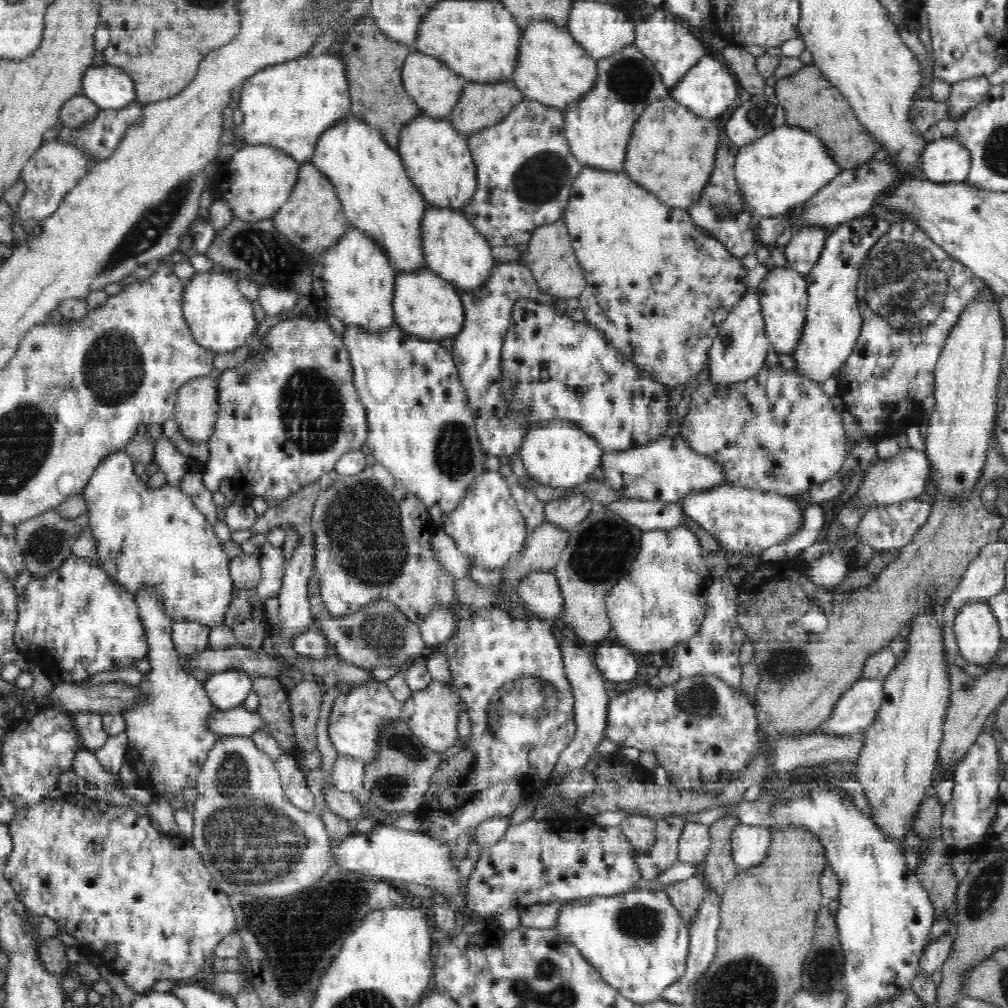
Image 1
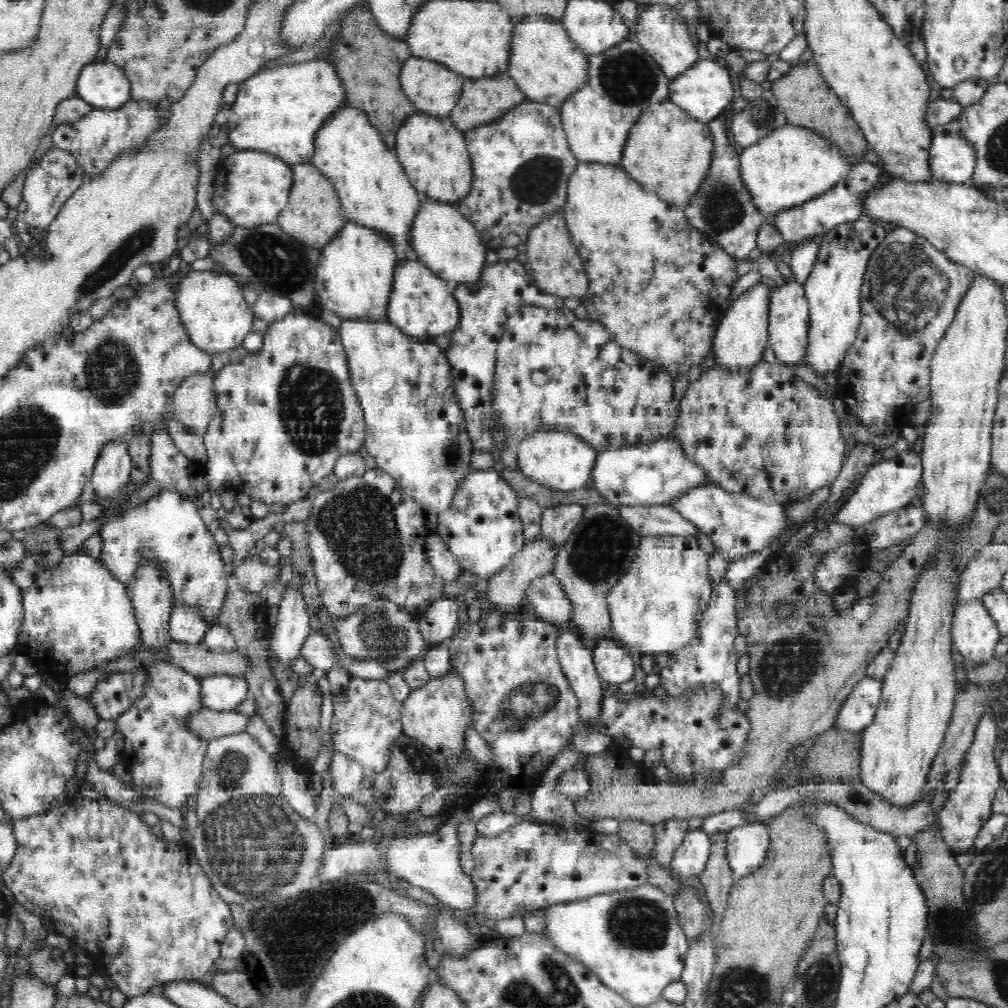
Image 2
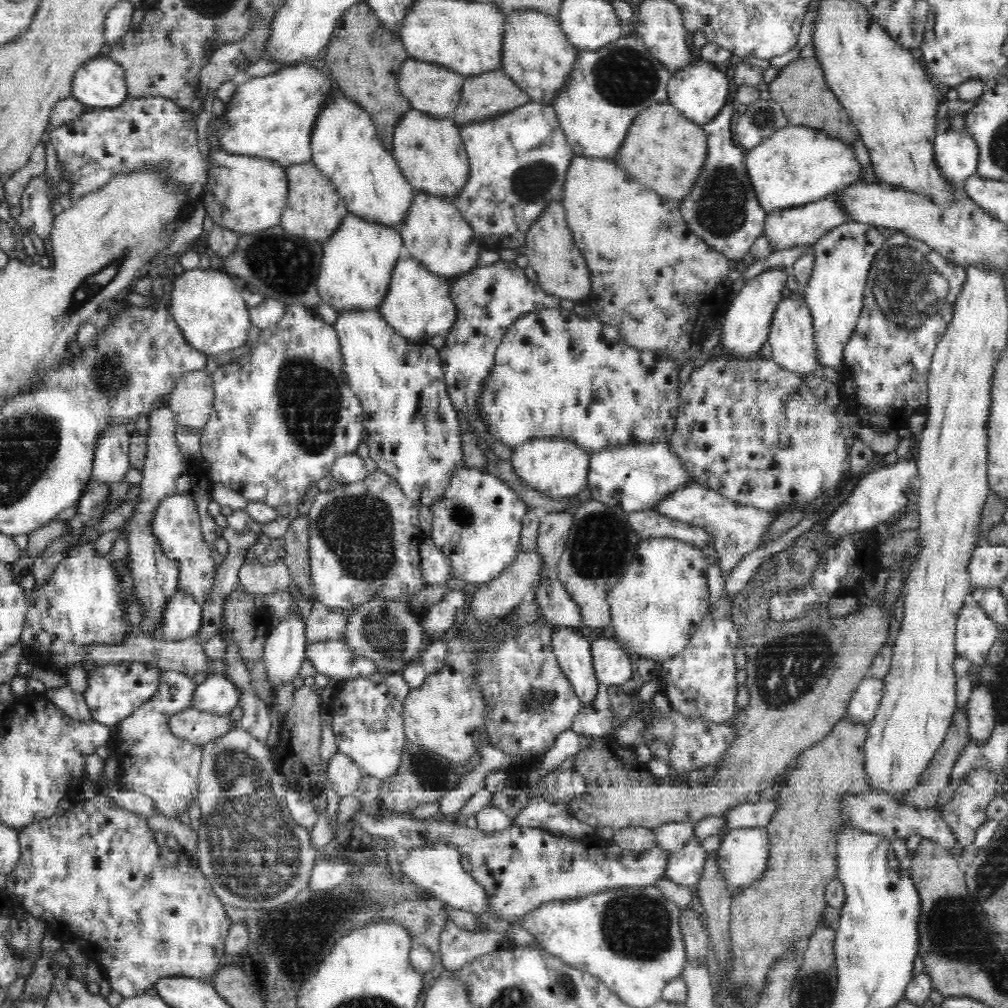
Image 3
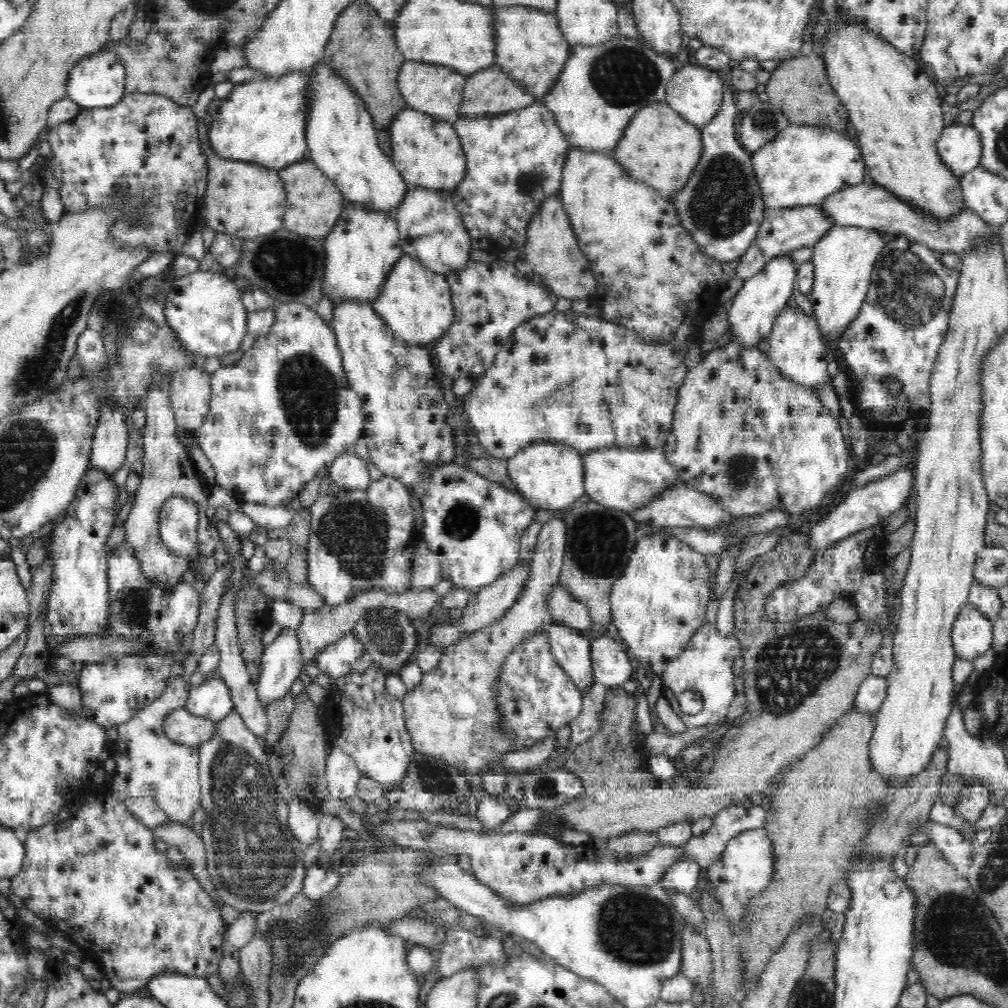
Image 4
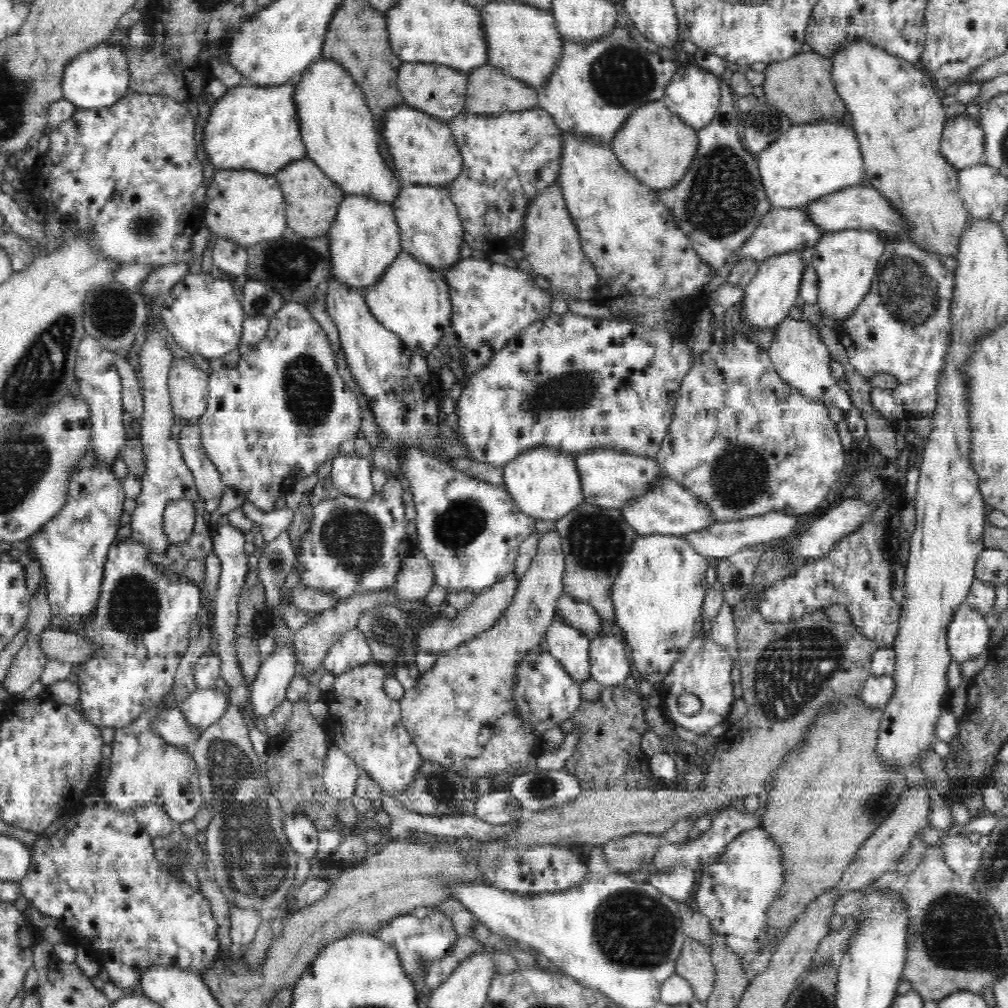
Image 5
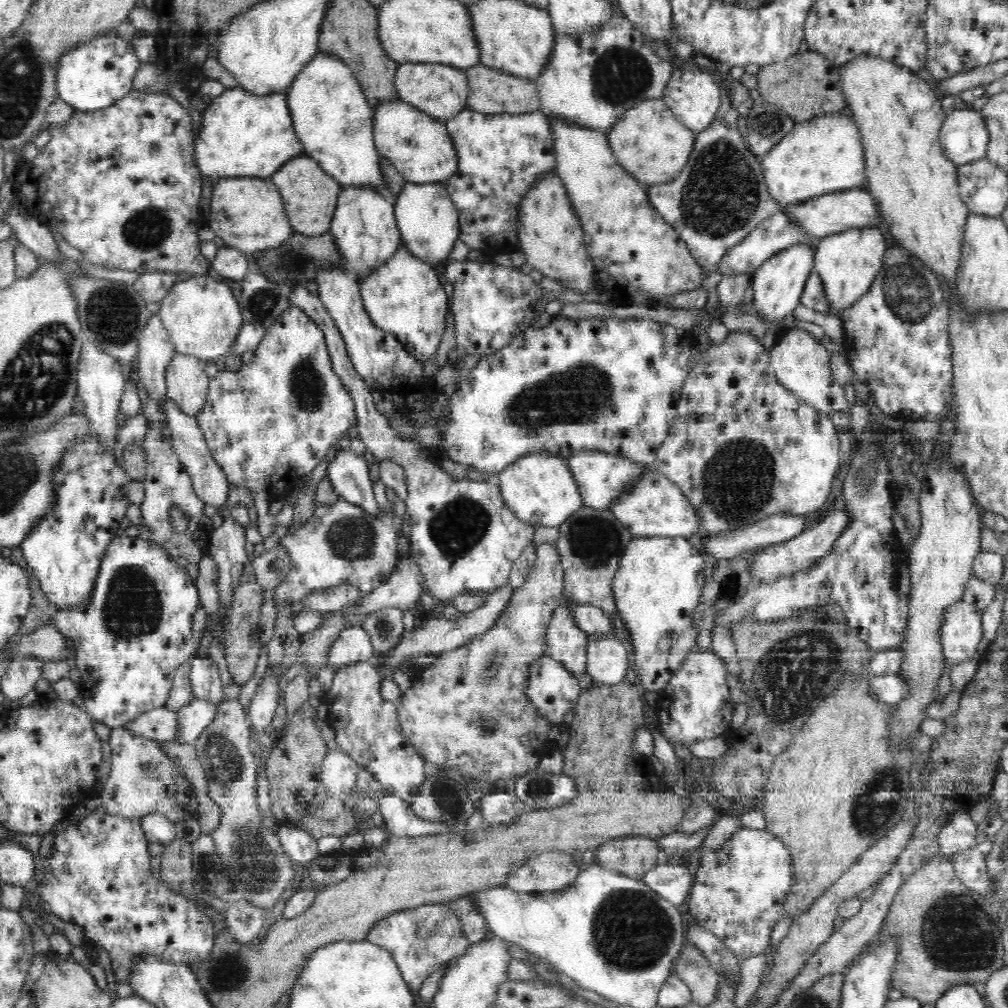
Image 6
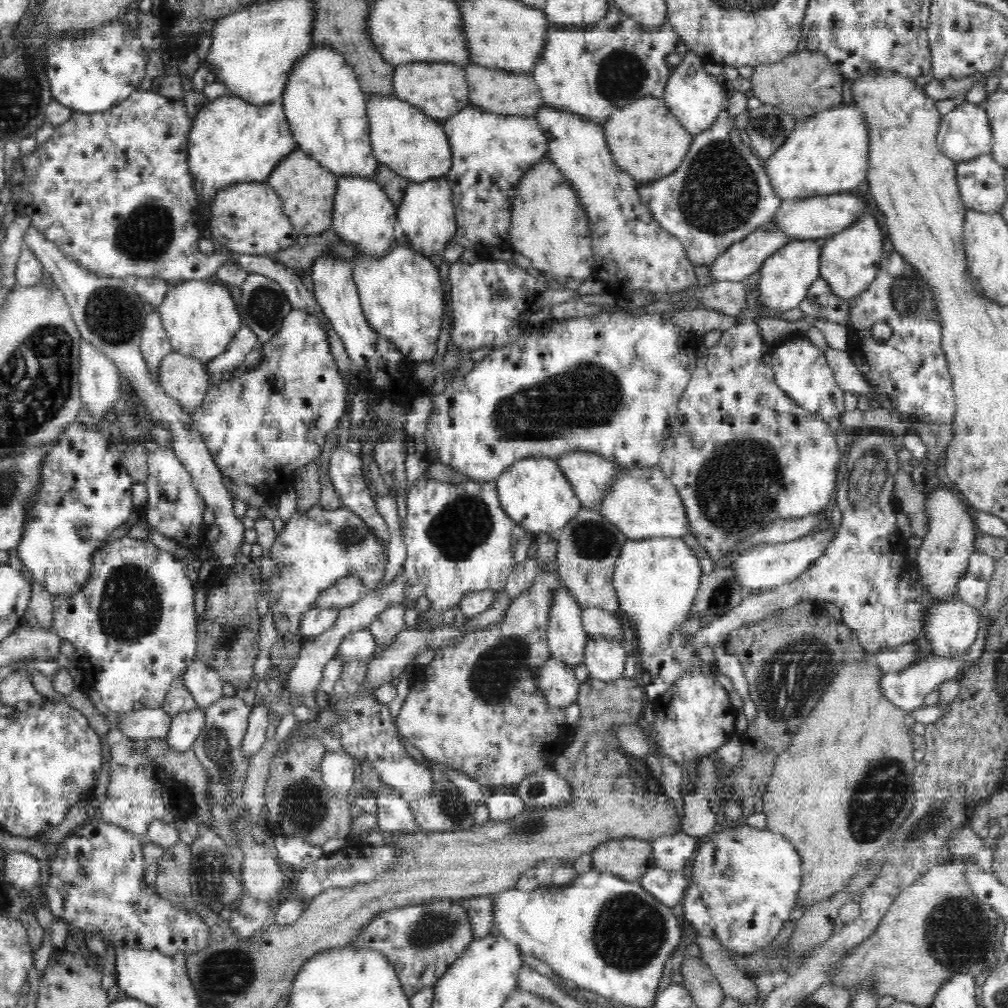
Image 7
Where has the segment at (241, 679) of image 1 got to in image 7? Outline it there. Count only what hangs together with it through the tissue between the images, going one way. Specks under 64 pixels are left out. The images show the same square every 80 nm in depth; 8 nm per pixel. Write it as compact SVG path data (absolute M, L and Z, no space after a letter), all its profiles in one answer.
M194 708L190 712L176 714L168 729L168 734L163 741L169 750L174 752L186 752L193 748L194 741L203 729L205 721L205 709Z

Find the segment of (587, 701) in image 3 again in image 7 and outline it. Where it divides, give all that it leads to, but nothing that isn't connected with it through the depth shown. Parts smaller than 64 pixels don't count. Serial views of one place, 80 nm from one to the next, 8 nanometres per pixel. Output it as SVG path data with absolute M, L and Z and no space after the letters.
M563 585L560 586L549 612L547 645L551 658L573 669L583 661L589 637L582 625L582 606Z

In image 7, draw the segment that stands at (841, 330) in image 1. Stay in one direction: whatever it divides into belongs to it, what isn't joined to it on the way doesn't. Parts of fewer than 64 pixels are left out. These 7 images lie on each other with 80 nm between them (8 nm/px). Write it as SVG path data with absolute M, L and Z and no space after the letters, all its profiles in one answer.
M870 211L863 219L856 219L850 227L823 239L820 248L820 276L828 283L836 298L850 301L867 290L877 275L878 264L883 257L882 242L882 232Z

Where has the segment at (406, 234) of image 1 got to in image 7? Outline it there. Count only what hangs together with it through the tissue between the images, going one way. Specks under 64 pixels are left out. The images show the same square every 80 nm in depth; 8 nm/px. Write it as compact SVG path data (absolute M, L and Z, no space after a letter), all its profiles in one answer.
M314 47L292 67L288 80L280 102L284 106L285 116L298 148L312 155L312 158L320 162L324 168L336 174L337 178L360 175L366 179L374 179L374 172L379 164L371 149L367 97L362 92L357 76L346 62L344 55L330 47Z

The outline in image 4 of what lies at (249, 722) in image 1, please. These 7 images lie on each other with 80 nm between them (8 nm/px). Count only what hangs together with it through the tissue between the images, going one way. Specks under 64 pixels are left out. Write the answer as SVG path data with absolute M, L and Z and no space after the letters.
M182 707L163 720L163 731L178 744L197 747L214 734L217 722L194 716Z

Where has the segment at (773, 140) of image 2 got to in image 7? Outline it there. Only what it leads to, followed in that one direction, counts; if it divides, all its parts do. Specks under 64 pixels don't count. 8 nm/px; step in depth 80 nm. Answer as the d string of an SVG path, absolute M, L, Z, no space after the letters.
M851 100L828 111L797 121L788 140L764 160L772 190L781 200L808 199L862 187L868 174L868 127Z

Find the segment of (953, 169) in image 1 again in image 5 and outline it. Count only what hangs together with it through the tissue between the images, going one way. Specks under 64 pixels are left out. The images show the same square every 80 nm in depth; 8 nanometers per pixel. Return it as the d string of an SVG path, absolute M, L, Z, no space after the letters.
M963 114L946 121L940 152L958 170L984 162L984 131L977 119Z

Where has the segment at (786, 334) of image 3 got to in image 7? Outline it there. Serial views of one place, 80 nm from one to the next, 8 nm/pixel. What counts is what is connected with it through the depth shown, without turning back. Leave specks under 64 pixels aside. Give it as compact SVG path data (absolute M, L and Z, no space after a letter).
M797 336L784 345L775 346L772 354L772 371L776 385L790 396L800 408L815 413L834 426L844 410L844 392L835 380L834 372L824 353L805 336Z

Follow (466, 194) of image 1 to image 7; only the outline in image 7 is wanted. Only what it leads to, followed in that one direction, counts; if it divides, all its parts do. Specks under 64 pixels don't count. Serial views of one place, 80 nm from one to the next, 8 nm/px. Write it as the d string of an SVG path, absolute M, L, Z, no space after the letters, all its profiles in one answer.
M380 95L367 97L367 117L372 154L376 157L379 165L383 164L391 168L396 174L414 183L446 176L452 164L452 149L441 121L429 117L417 107L399 100L396 96Z

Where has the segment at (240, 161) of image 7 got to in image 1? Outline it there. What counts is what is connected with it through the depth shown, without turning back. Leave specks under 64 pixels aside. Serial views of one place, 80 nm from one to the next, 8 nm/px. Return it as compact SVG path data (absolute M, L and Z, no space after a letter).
M312 54L306 58L298 57L263 68L245 80L242 84L240 100L235 108L242 111L243 121L233 126L236 139L248 144L274 144L275 148L283 149L299 162L310 162L313 157L319 136L327 128L334 127L342 119L351 114L351 96L347 83L347 68L343 60L328 54Z

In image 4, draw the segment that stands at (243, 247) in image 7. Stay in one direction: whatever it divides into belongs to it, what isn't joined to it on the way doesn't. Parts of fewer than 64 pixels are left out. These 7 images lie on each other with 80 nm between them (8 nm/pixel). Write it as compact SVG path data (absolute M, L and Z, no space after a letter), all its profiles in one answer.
M207 111L198 125L202 154L207 160L208 182L202 200L202 220L216 233L229 234L244 240L252 240L260 234L268 234L280 228L285 209L288 208L286 189L278 169L272 169L254 161L232 160L215 152L208 140L213 117Z

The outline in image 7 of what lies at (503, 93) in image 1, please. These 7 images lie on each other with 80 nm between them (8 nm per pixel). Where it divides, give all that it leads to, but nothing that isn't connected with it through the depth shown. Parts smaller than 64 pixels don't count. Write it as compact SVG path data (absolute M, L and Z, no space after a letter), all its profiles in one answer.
M468 64L465 76L469 90L469 105L504 116L535 116L545 107L542 95L531 73L514 74L484 66Z

